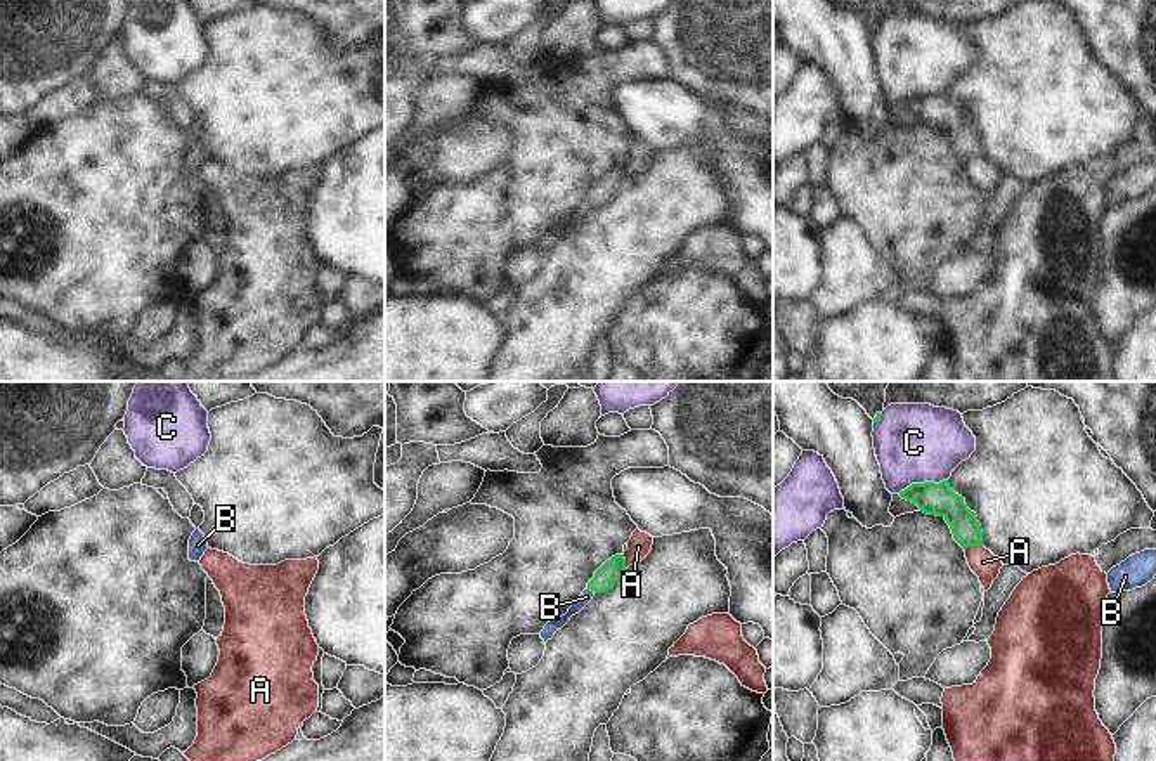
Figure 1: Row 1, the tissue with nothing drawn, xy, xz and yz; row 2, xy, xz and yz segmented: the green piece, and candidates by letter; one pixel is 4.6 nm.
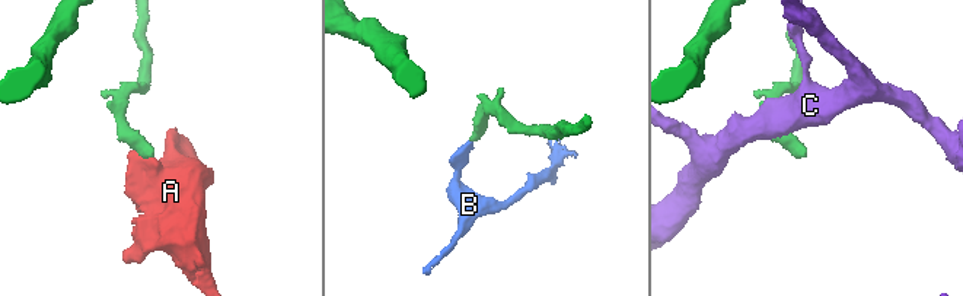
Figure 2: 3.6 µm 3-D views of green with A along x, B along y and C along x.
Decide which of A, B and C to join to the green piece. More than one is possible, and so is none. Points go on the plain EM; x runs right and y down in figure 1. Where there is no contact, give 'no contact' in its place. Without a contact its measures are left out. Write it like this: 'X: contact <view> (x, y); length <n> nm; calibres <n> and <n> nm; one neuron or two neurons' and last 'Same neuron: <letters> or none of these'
A: contact yz (973, 156); length 90 nm; calibres 140 and 120 nm; two neurons
B: contact xz (591, 201); length 40 nm; calibres 100 and 60 nm; one neuron
C: contact yz (924, 94); length 240 nm; calibres 150 and 360 nm; two neurons
Same neuron: B

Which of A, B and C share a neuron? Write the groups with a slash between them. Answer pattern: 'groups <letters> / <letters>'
groups A / B / C

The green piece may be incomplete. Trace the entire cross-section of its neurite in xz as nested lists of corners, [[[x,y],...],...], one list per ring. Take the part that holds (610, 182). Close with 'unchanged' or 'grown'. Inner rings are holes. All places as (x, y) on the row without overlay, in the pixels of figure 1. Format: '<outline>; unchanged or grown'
[[[615,166],[610,172],[607,172],[596,184],[594,189],[588,194],[588,199],[582,203],[582,206],[572,215],[568,224],[555,232],[549,232],[544,241],[541,243],[541,250],[544,255],[555,248],[558,241],[562,241],[572,227],[579,225],[596,205],[608,203],[615,192],[624,185],[626,182],[626,170],[624,166]]]; grown

